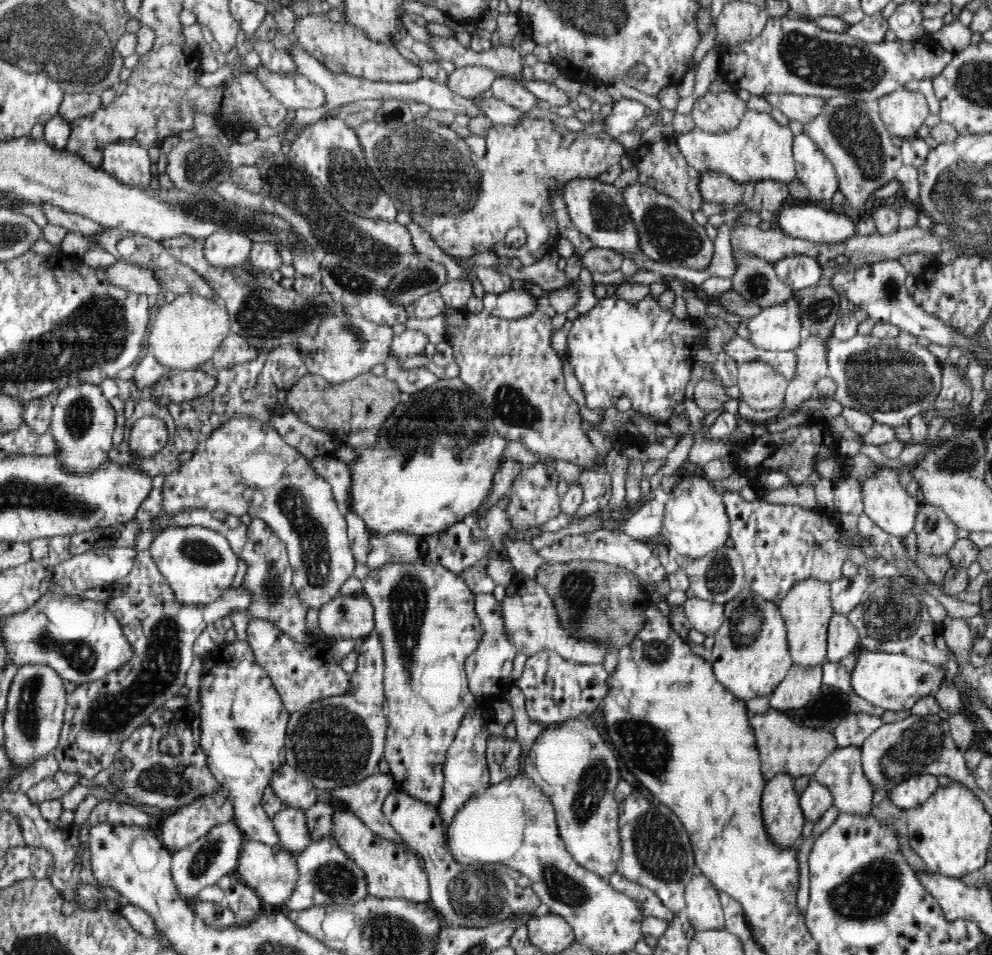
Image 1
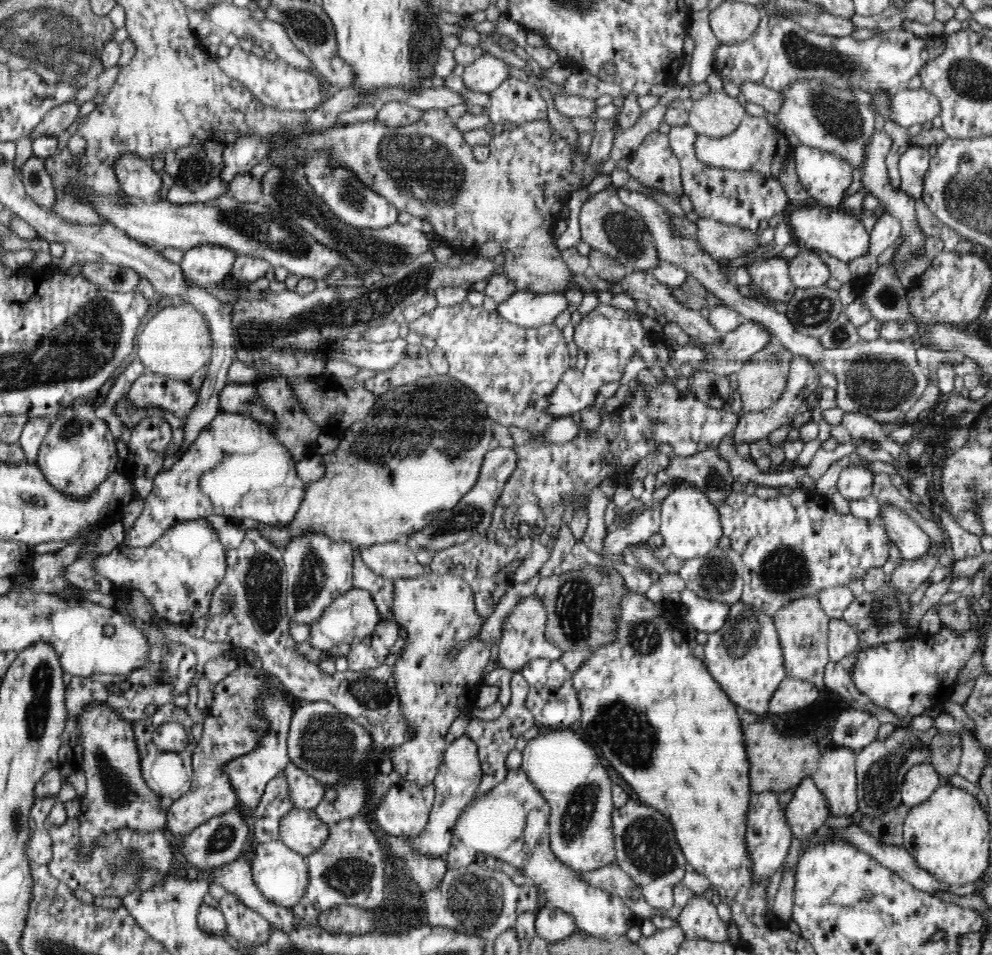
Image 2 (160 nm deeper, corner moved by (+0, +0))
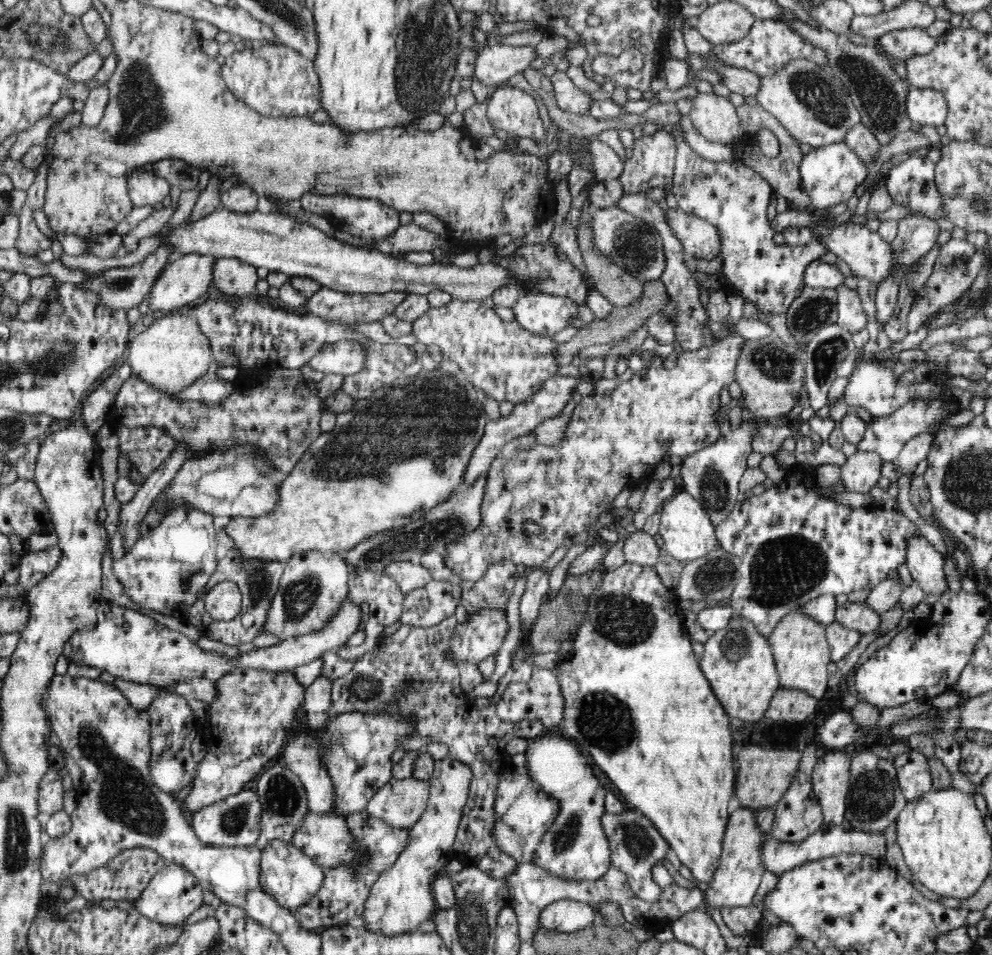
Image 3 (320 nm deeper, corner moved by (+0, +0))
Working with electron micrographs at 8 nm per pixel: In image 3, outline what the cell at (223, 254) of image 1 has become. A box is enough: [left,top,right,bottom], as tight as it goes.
[148,253,216,312]

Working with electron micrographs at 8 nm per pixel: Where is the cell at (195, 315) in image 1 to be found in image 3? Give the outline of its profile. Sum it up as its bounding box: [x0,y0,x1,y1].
[126,312,213,394]

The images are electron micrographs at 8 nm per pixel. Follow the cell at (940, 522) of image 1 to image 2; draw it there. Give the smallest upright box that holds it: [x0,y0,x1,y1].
[890,538,940,594]

